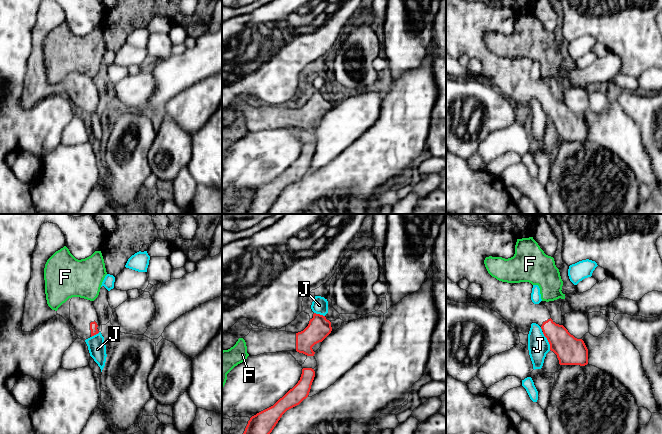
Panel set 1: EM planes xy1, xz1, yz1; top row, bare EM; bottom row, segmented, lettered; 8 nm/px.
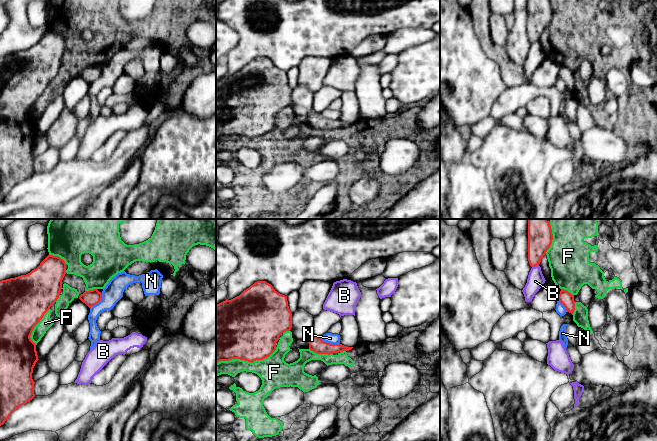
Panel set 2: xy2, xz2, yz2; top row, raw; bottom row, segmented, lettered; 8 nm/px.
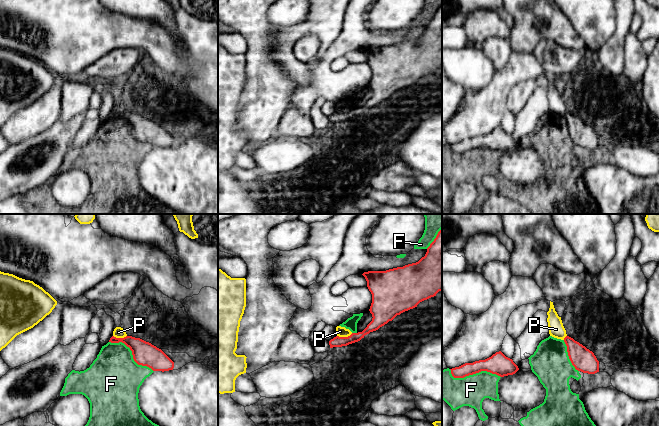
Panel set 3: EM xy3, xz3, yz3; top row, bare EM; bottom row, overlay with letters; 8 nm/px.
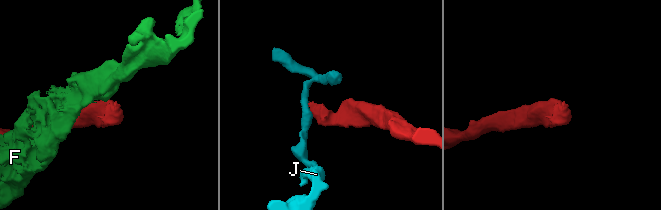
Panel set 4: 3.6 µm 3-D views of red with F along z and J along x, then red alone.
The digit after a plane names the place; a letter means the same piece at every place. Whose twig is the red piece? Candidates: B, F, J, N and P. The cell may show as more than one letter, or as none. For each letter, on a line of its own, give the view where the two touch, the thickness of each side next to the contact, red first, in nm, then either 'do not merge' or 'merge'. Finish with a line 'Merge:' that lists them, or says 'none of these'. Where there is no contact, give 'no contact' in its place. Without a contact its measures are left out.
B: yz2 | 200/140 nm | do not merge
F: xz2 | 500/240 nm | do not merge
J: yz1 | 220/170 nm | do not merge
N: xz2 | 120/80 nm | do not merge
P: xz3 | 90/80 nm | do not merge
Merge: none of these

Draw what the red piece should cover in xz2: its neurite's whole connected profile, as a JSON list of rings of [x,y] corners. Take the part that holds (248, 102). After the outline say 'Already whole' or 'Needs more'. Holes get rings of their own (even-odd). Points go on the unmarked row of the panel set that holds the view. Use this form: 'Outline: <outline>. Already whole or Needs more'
Outline: [[[257,57],[239,72],[216,81],[216,139],[240,135],[253,139],[269,133],[276,126],[280,111],[292,104],[292,89],[287,72],[278,69],[266,57]]]. Already whole

